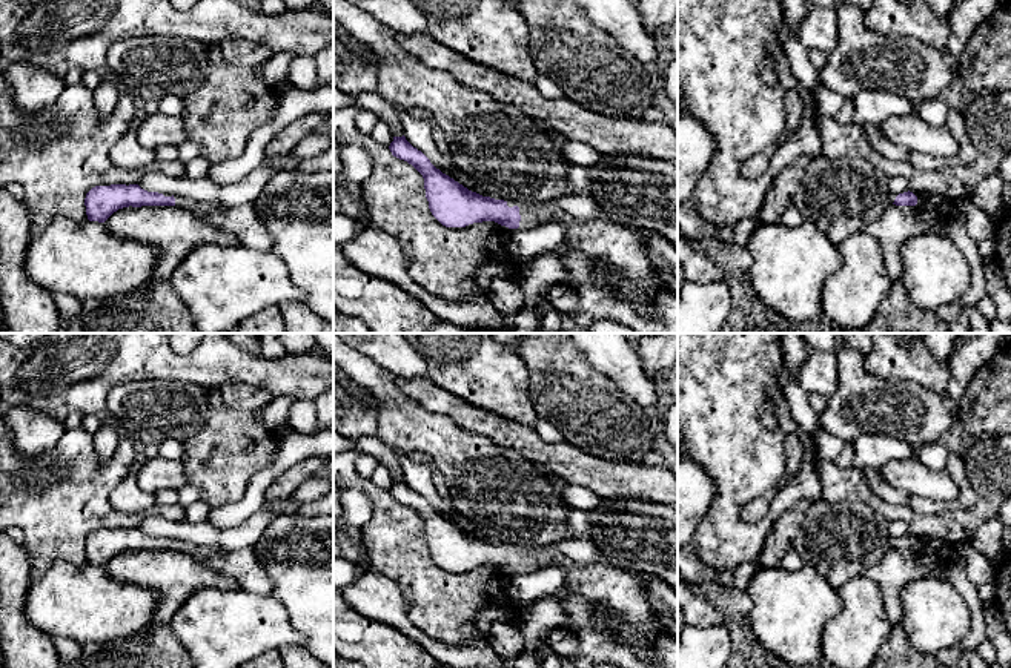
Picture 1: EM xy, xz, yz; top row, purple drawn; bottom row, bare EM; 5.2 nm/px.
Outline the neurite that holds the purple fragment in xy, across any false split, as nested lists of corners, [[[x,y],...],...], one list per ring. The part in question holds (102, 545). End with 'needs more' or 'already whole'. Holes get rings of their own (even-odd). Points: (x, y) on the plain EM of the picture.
[[[138,528],[95,530],[86,537],[85,550],[88,564],[98,567],[104,567],[114,556],[129,550],[175,550],[198,559],[224,551],[220,545],[197,547],[184,541],[148,536]]] | needs more

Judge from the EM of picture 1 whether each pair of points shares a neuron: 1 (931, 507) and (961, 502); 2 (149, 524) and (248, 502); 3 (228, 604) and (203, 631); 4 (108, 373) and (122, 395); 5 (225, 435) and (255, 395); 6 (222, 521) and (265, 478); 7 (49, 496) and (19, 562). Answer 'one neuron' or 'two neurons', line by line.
1: one neuron
2: two neurons
3: one neuron
4: two neurons
5: two neurons
6: one neuron
7: two neurons

